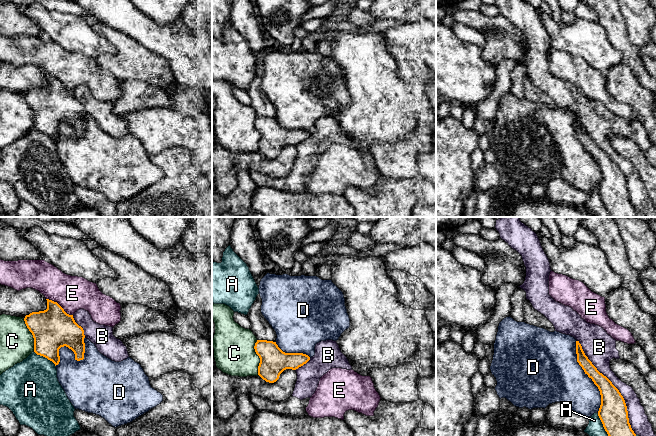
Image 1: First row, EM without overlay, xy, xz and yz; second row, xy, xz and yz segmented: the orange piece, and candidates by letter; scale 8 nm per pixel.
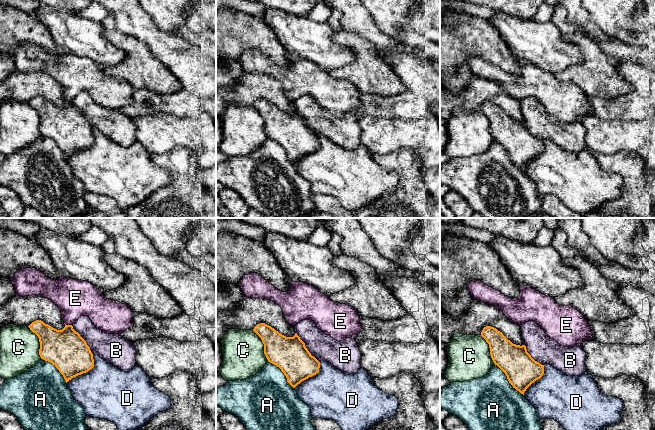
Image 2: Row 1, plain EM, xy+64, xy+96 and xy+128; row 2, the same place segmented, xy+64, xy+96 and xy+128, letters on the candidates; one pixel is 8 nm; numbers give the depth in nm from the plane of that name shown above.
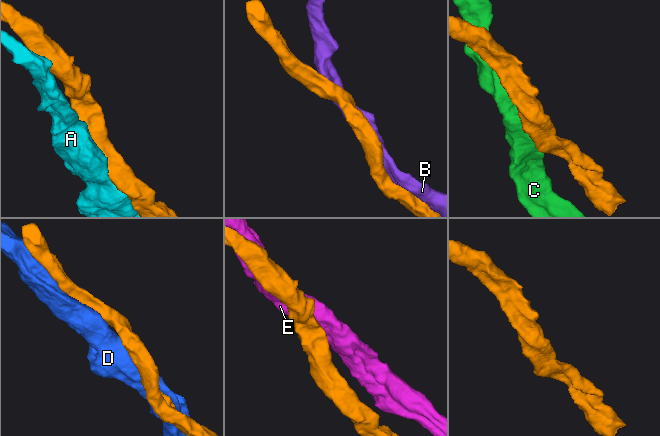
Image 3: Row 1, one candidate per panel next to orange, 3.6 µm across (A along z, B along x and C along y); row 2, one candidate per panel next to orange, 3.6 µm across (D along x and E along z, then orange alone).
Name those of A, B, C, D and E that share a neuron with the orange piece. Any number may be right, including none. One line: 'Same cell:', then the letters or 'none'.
Same cell: none

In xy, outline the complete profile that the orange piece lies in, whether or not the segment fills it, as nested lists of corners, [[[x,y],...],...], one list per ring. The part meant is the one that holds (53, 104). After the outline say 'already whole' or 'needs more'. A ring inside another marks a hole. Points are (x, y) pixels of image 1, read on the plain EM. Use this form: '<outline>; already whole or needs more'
[[[46,76],[46,86],[32,88],[24,94],[34,114],[34,128],[56,142],[60,138],[59,125],[66,122],[74,128],[75,136],[83,136],[83,104],[75,98],[73,91],[67,90],[57,78]]]; already whole

